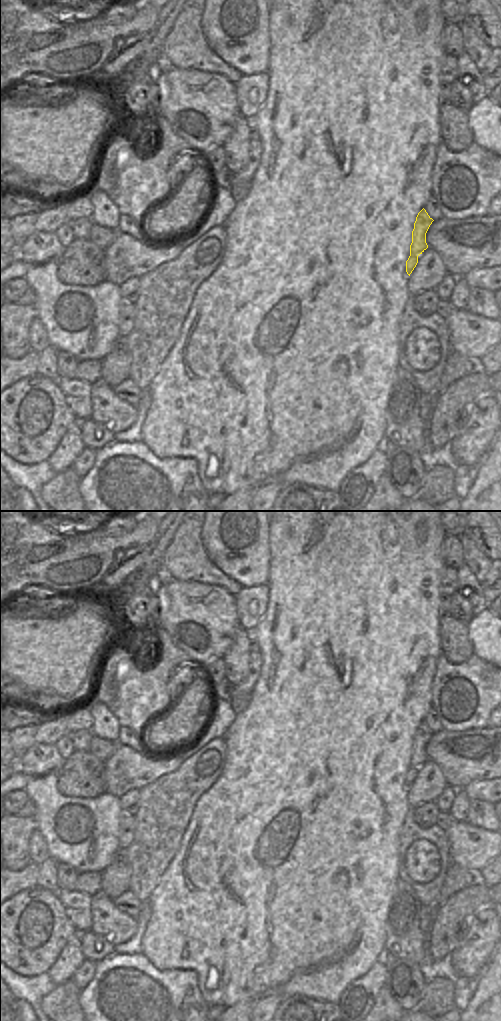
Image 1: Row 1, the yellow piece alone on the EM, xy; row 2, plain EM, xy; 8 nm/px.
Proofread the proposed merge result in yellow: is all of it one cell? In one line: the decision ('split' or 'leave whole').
split

